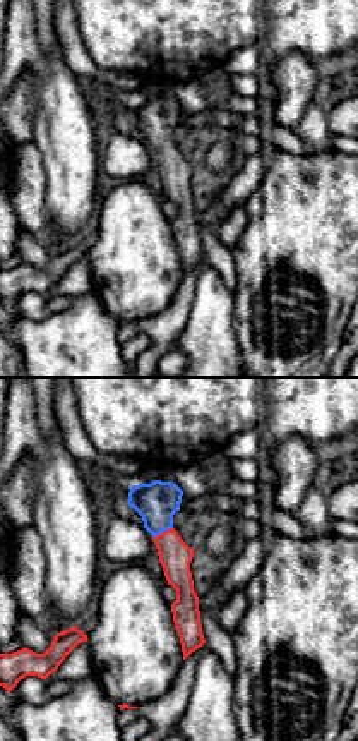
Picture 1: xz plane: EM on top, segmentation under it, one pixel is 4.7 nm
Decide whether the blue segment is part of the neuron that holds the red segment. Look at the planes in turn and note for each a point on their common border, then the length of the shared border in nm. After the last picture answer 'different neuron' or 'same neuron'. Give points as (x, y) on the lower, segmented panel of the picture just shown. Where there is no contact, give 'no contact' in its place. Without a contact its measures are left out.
contact (163, 532); length 110 nm

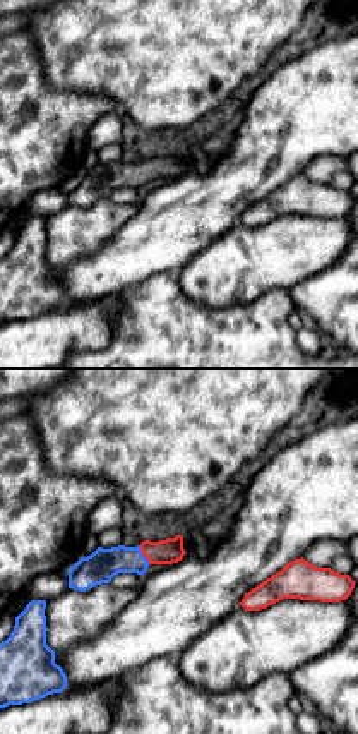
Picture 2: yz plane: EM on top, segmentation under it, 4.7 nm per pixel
contact (143, 554); length 100 nm

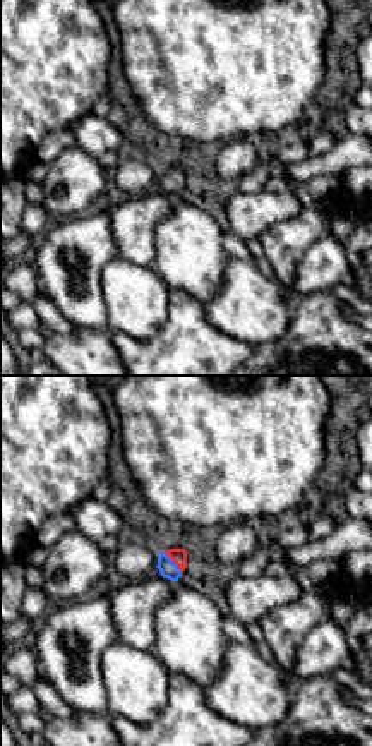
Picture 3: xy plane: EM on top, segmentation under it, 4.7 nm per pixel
contact (174, 561); length 130 nm

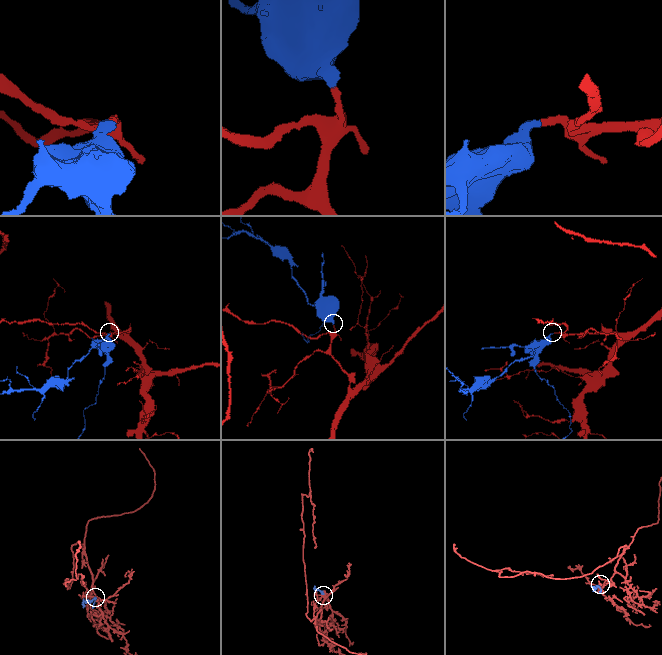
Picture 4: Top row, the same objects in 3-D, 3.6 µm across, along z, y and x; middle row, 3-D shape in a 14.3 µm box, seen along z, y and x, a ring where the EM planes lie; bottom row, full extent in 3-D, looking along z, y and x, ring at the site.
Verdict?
same neuron

